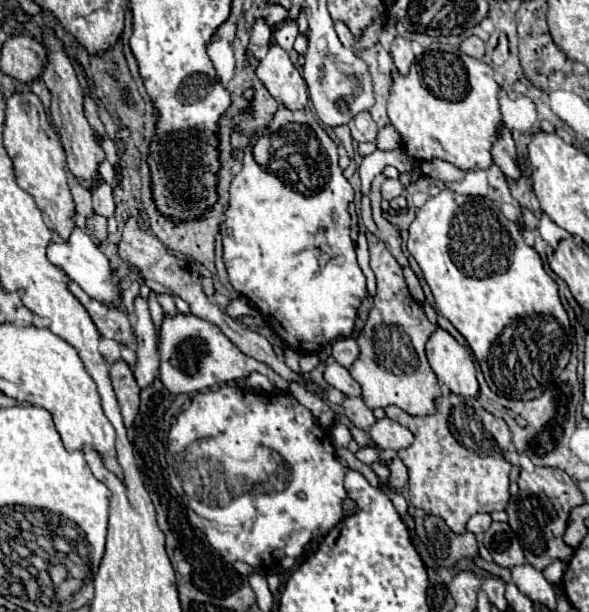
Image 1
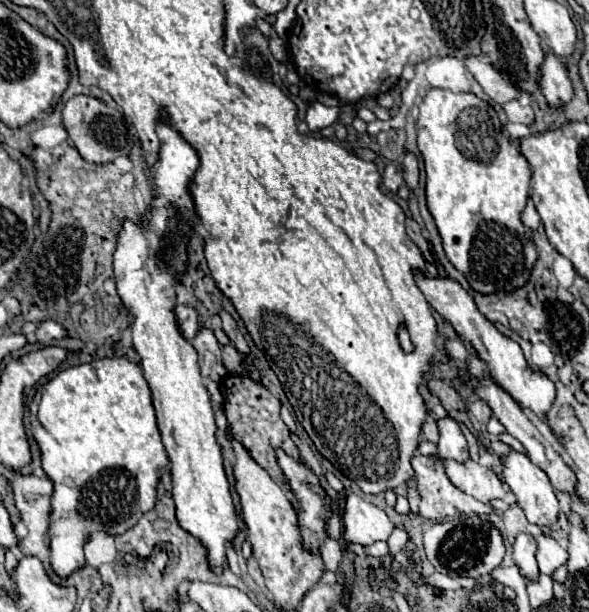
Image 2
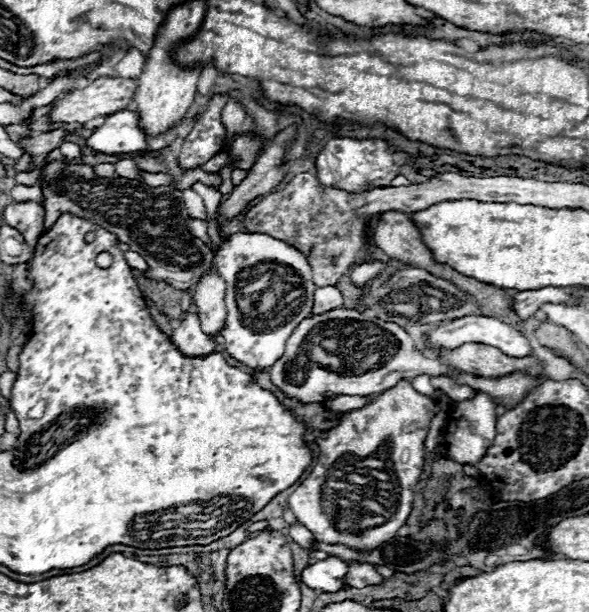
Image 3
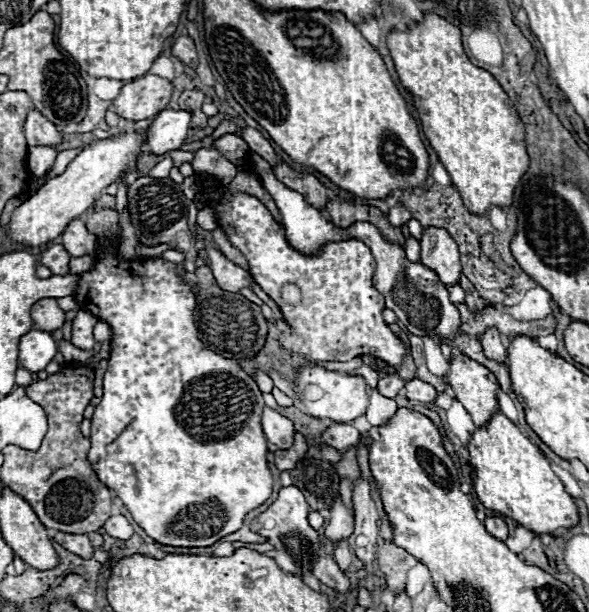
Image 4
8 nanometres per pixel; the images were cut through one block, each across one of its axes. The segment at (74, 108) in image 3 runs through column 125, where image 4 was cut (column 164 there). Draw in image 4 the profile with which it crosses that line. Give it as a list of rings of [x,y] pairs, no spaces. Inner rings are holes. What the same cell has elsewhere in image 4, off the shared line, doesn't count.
[[[146,74],[128,82],[114,100],[116,114],[128,120],[148,120],[162,112],[172,96],[172,82],[156,74]]]

